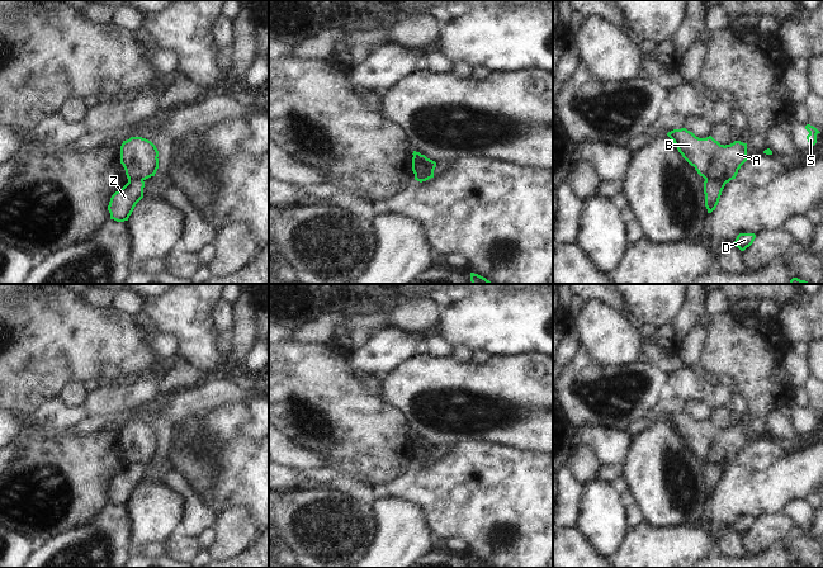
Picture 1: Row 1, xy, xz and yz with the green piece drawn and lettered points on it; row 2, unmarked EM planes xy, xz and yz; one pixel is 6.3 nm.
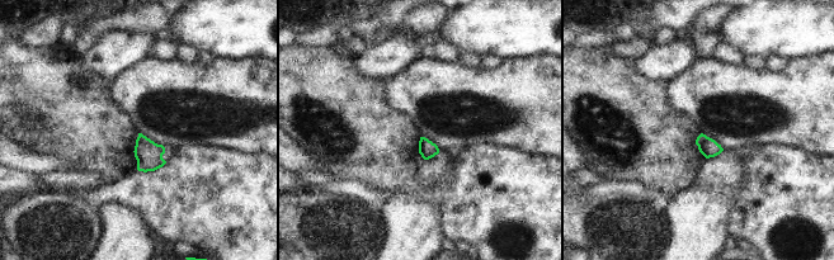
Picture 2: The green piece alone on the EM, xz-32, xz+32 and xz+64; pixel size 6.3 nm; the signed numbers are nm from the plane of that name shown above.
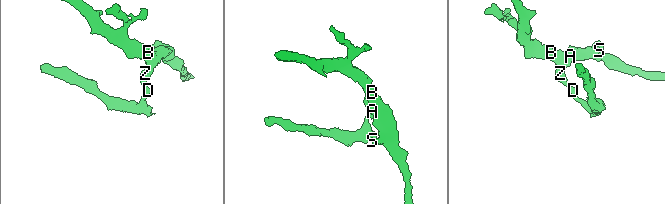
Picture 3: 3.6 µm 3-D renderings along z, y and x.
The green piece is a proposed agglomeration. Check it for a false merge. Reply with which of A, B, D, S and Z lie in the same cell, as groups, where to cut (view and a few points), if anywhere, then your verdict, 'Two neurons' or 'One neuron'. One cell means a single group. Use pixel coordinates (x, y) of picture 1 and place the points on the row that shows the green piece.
Groups: A B S / D Z. Split along yz (705, 179), (725, 183). Two neurons.

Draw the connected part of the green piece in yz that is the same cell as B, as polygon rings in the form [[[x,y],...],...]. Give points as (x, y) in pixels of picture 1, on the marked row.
[[[686,128],[667,133],[682,157],[706,179],[729,183],[736,179],[741,166],[748,160],[747,143],[734,141],[720,145],[711,136],[699,138]]]

